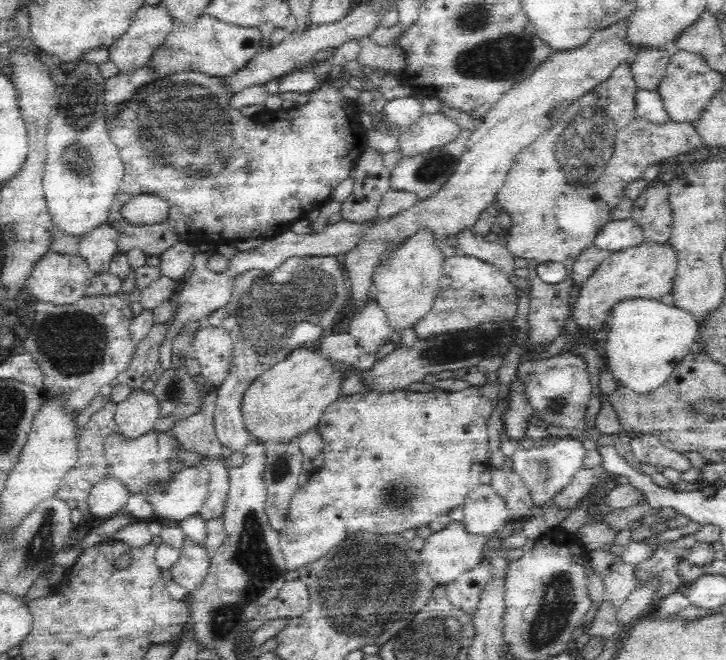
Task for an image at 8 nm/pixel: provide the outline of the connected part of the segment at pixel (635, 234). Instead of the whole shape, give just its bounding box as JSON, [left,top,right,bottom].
[593,218,644,253]

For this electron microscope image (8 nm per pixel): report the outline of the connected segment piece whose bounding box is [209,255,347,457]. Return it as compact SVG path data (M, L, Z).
M289 256L270 275L258 269L235 276L230 302L210 314L212 326L228 331L232 340L231 370L217 388L214 433L226 457L242 454L251 444L240 415L241 396L266 370L298 348L318 342L346 302L346 282L336 256Z

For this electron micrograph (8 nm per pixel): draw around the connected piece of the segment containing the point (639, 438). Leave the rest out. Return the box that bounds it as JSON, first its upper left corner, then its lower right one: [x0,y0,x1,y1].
[629,434,694,472]

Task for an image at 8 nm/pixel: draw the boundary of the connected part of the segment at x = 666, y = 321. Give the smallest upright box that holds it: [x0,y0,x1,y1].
[602,298,696,395]

